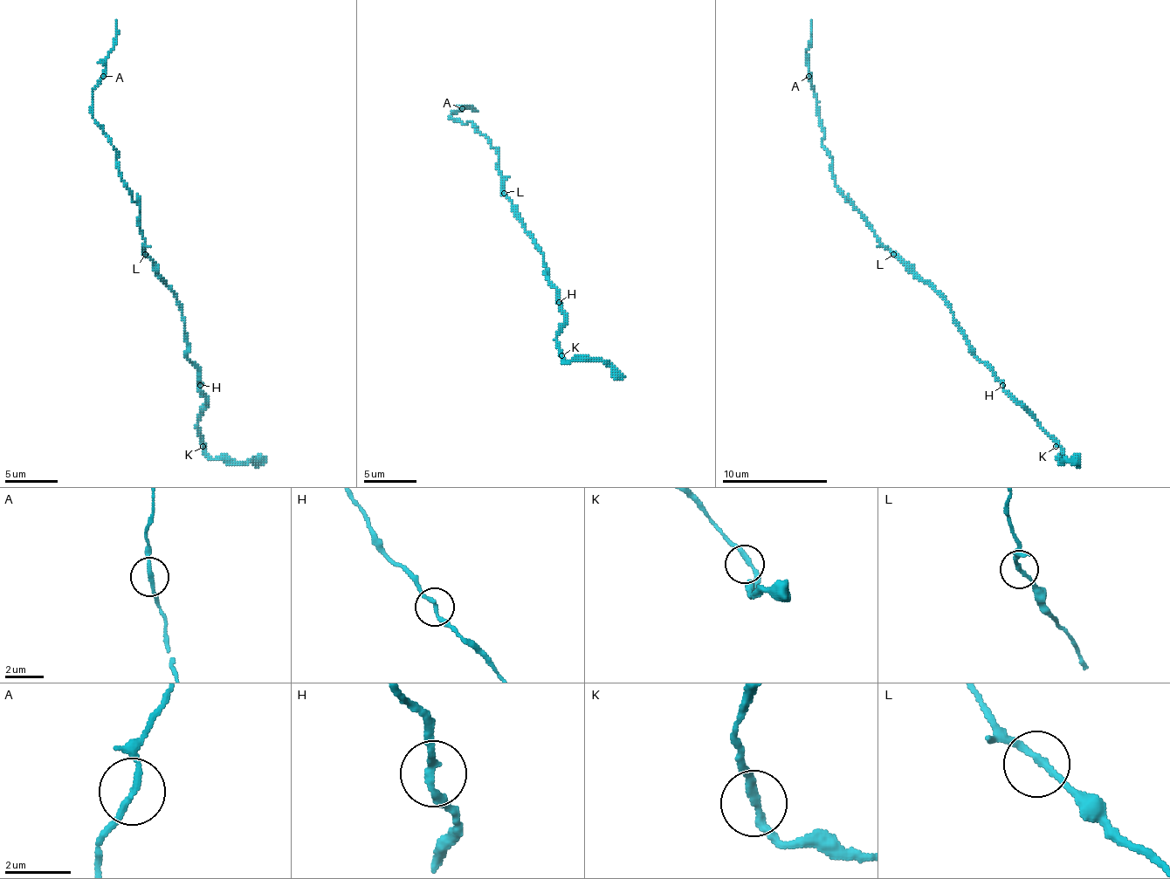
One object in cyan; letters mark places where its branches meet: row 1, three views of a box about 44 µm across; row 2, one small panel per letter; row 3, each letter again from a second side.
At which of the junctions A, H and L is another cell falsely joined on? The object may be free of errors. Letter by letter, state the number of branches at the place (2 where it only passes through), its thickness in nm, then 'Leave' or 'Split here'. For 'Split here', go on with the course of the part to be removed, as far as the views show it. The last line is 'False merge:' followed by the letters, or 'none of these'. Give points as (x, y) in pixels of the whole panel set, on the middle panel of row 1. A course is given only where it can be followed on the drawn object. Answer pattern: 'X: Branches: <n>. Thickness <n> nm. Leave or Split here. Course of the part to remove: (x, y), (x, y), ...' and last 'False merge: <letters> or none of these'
A: Branches: 2. Thickness 180 nm. Leave
H: Branches: 2. Thickness 200 nm. Leave
L: Branches: 2. Thickness 190 nm. Leave
False merge: none of these

